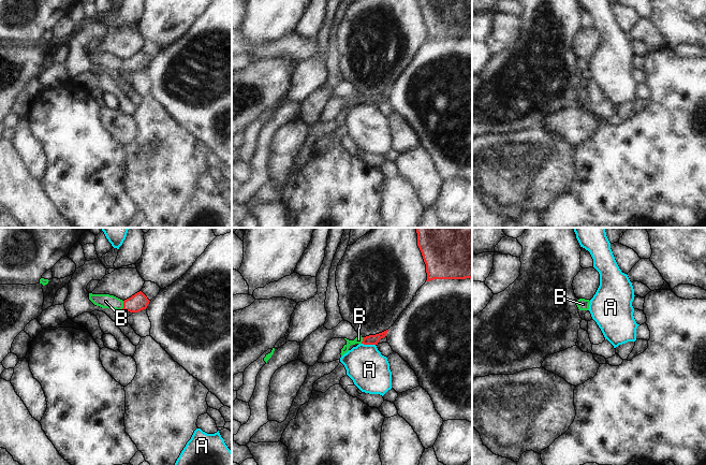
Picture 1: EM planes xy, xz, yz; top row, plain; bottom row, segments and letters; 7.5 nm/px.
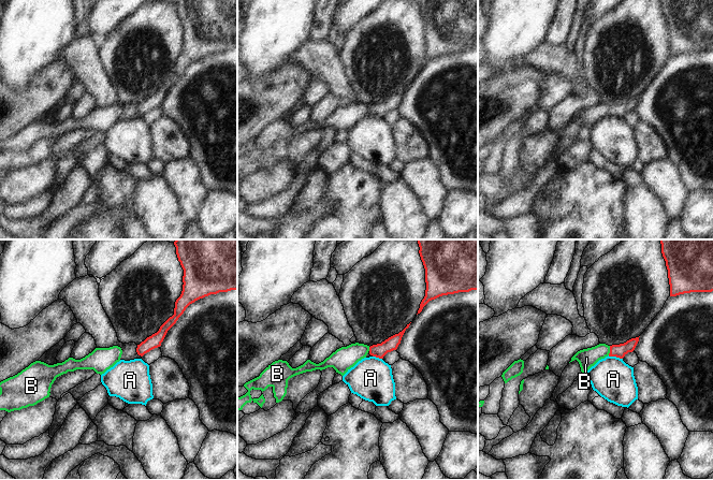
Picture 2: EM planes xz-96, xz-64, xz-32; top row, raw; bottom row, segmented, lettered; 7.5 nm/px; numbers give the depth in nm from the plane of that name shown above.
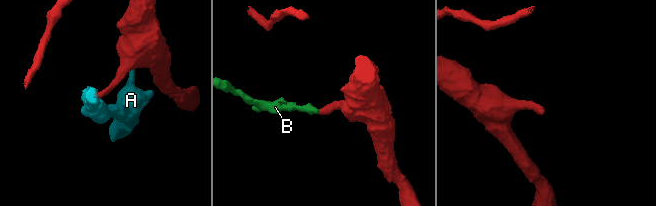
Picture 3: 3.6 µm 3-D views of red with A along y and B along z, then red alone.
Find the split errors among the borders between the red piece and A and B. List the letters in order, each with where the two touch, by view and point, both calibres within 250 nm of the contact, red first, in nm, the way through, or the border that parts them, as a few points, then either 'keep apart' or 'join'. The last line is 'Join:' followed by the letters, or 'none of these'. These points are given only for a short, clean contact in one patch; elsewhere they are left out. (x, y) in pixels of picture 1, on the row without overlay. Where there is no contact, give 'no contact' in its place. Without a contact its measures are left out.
A: xz (368, 103) | 80/300 nm | along xz (362, 102), (374, 104) | keep apart
B: xy (123, 64) | 130/110 nm | across xy (137, 61), (123, 64), (105, 60) | join
Join: B

